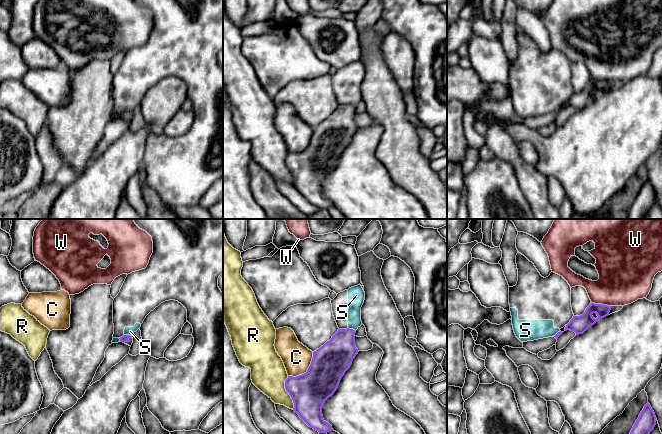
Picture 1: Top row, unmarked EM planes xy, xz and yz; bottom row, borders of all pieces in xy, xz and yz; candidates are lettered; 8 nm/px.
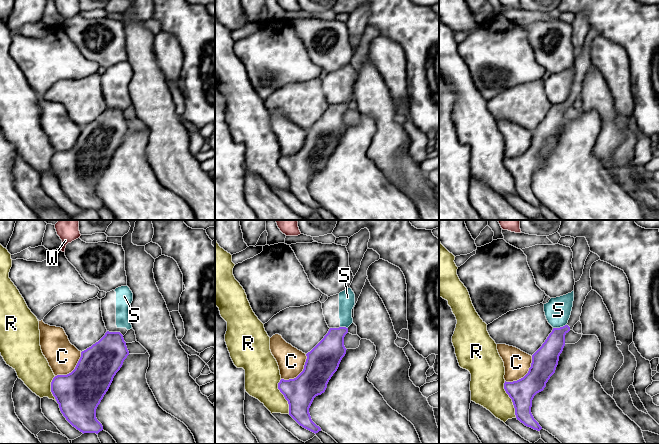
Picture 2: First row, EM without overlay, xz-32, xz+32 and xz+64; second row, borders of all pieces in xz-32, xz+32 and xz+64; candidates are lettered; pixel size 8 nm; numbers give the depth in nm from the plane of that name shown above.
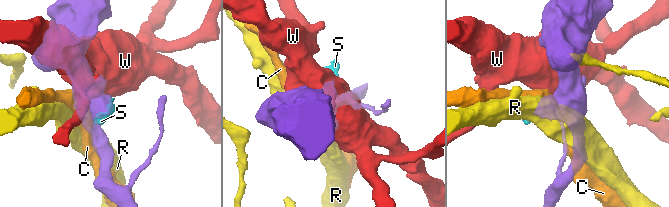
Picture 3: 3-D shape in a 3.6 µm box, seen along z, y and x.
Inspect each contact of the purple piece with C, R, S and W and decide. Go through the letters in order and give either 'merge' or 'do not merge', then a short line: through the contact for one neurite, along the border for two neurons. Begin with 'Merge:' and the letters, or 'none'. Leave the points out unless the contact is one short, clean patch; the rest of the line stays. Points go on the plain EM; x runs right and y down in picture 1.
Merge: none
C: do not merge
R: do not merge
S: do not merge; line xy (124, 110), (131, 112)
W: do not merge

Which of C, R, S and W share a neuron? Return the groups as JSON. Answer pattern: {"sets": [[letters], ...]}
{"sets": [["C"], ["R"], ["S"], ["W"]]}

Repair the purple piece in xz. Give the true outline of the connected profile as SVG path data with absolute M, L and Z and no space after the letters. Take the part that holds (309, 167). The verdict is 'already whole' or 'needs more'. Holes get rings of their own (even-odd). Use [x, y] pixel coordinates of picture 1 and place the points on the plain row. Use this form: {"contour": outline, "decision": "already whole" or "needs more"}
{"contour": "M338 105L323 122L313 128L306 149L285 156L285 165L294 179L294 188L311 204L327 209L332 202L323 195L322 183L337 166L341 154L358 130L355 106Z", "decision": "already whole"}

